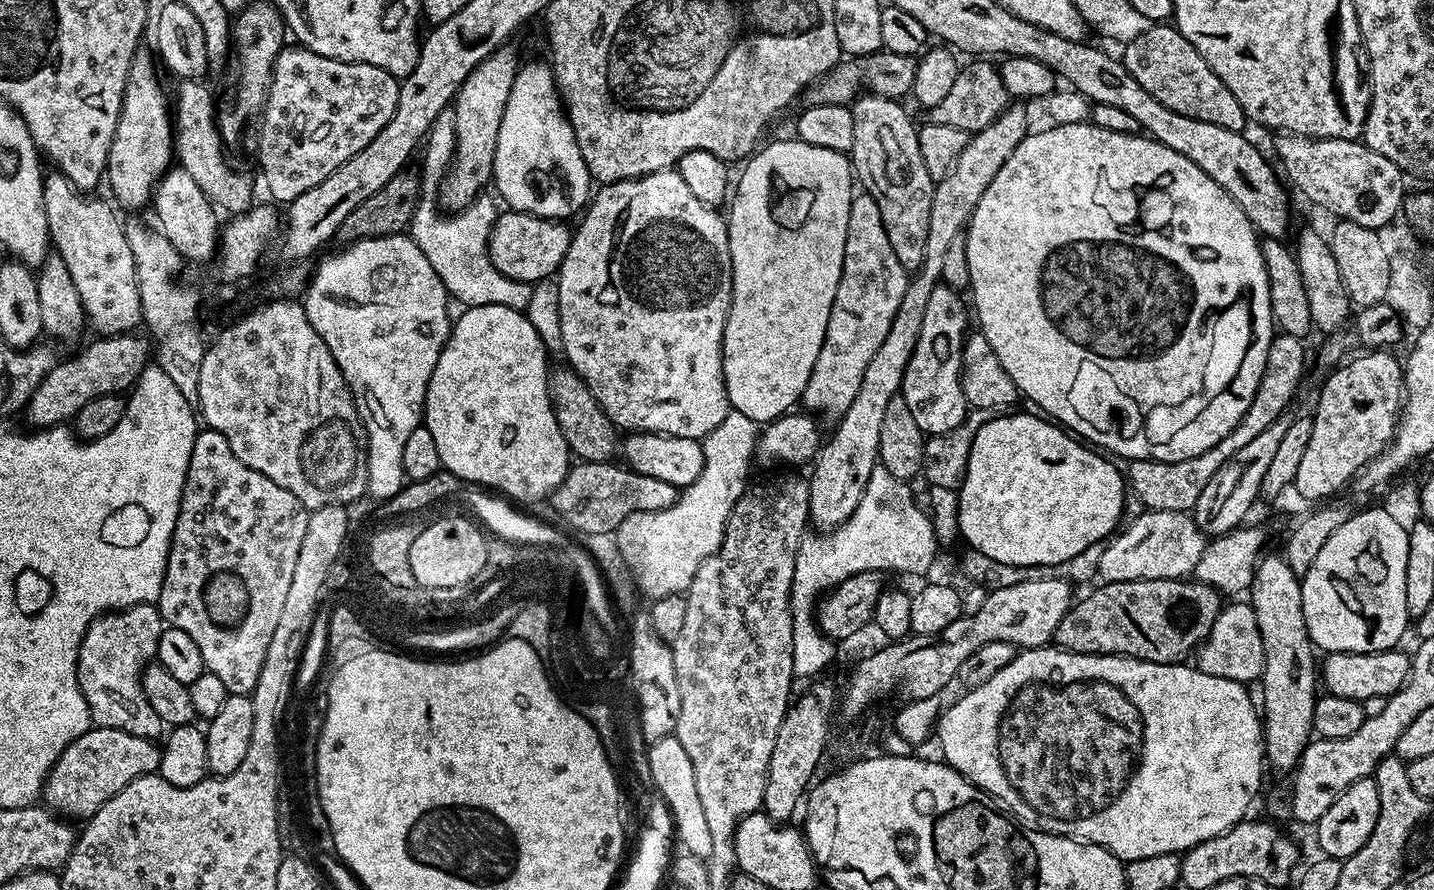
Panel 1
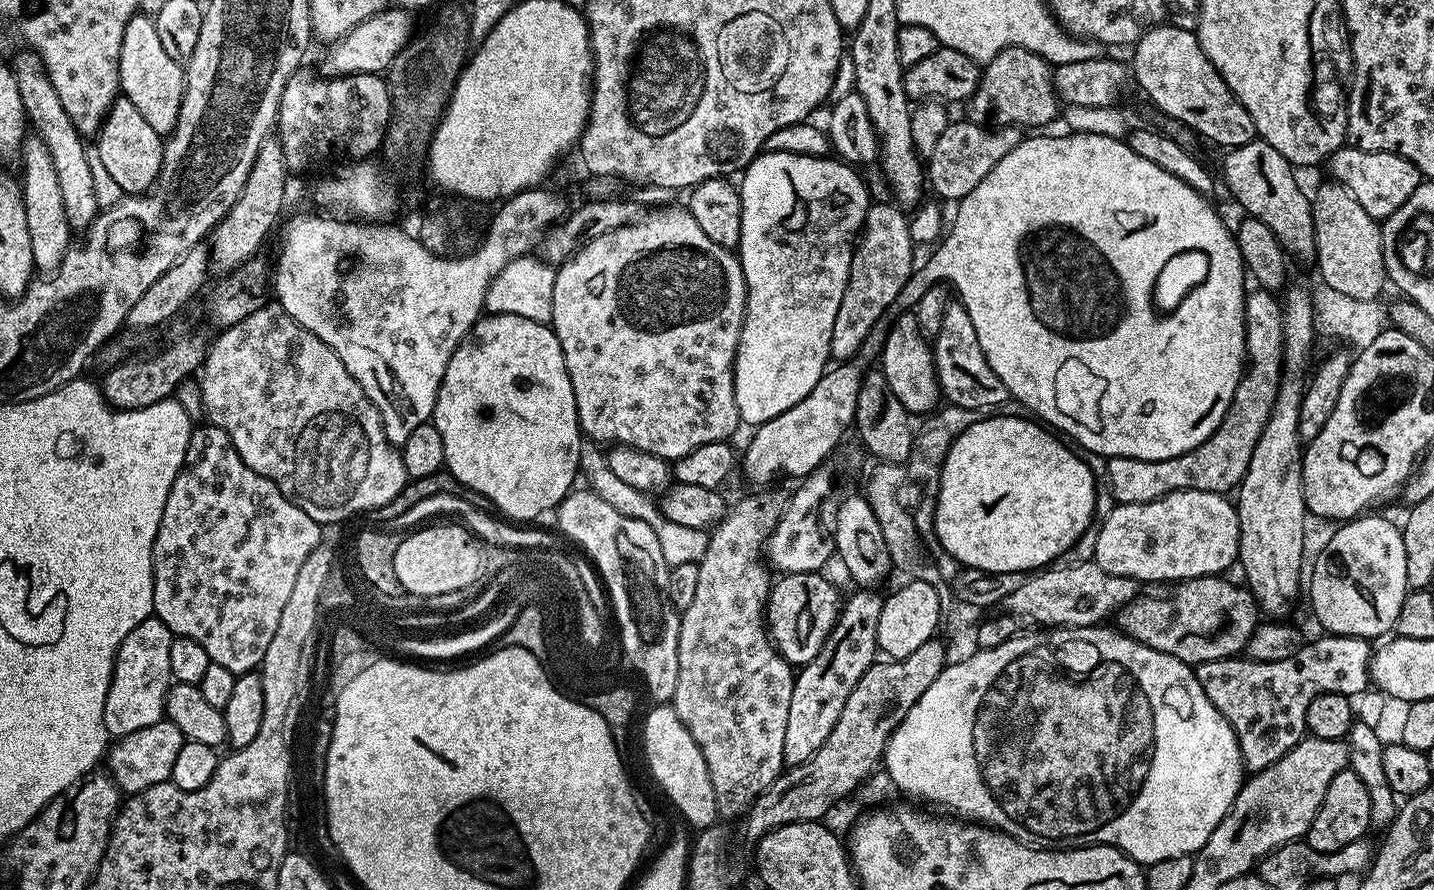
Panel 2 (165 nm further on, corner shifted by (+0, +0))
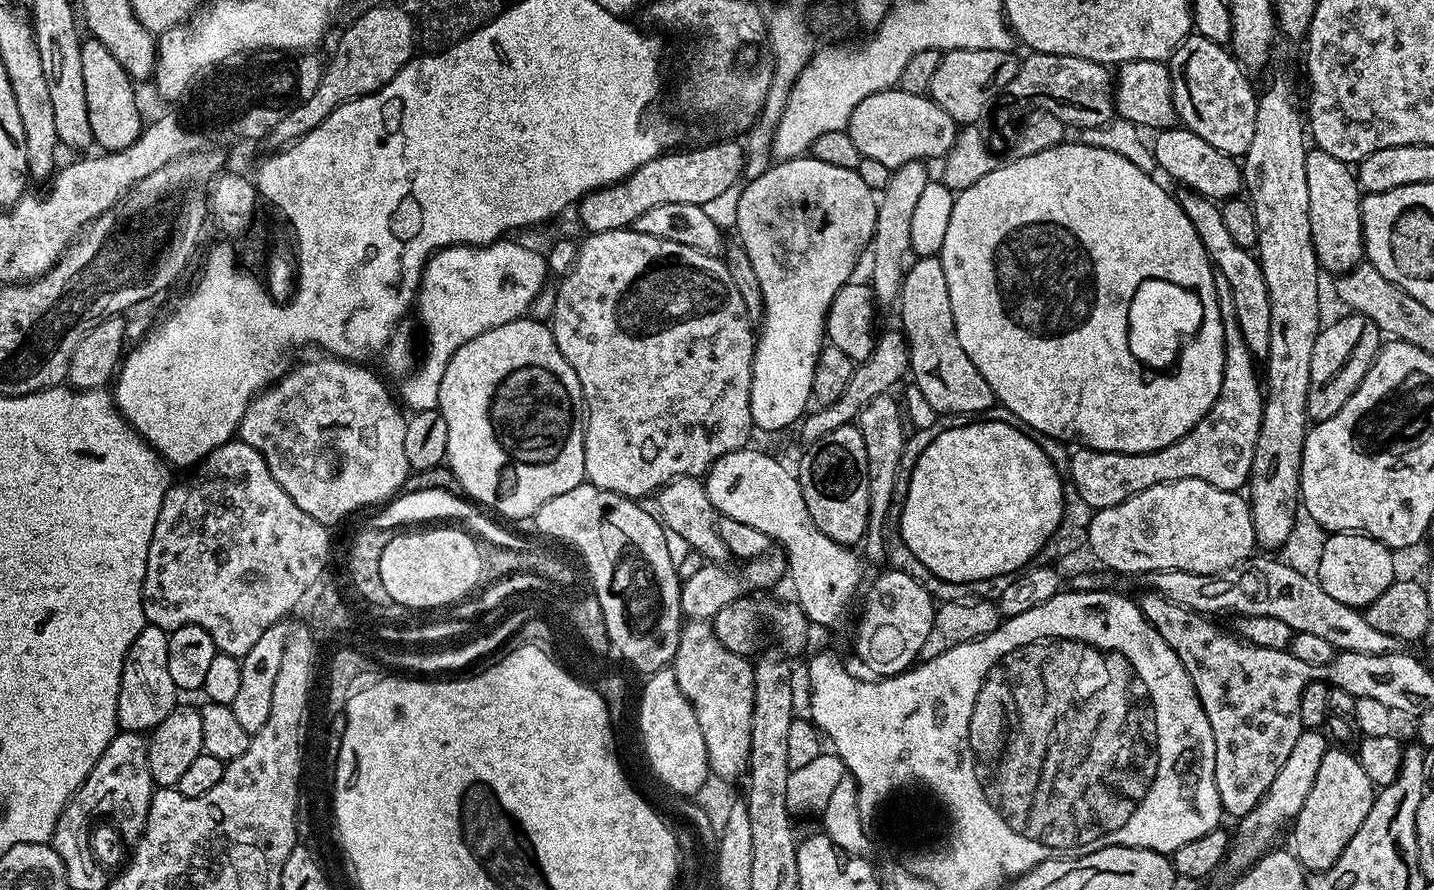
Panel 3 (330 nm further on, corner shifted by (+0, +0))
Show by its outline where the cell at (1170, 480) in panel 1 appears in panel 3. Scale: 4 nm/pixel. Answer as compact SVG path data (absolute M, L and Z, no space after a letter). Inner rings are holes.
M1219 275L1216 278L1216 293L1220 299L1224 327L1224 373L1222 390L1218 390L1214 406L1210 406L1206 418L1202 418L1194 430L1162 450L1130 454L1077 447L1072 456L1070 483L1092 509L1118 506L1118 502L1126 502L1126 498L1134 498L1134 494L1142 494L1142 490L1150 490L1150 486L1166 482L1201 480L1227 492L1240 492L1247 485L1248 477L1252 475L1254 450L1264 413L1262 380L1256 377L1257 361L1249 352L1236 321L1230 286L1226 278Z

